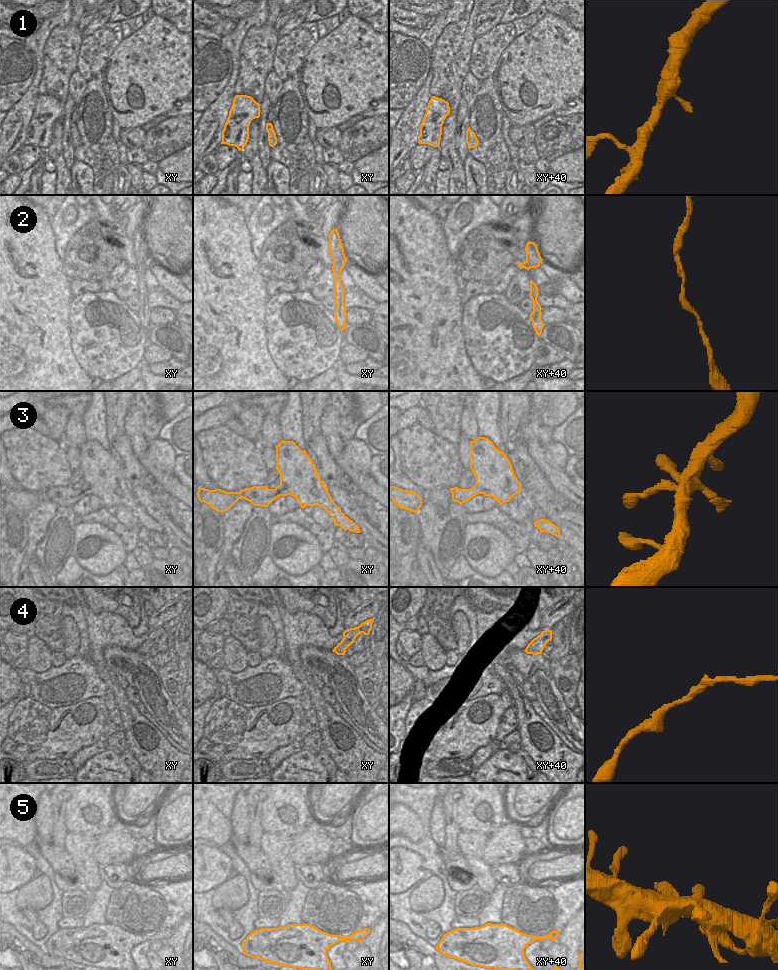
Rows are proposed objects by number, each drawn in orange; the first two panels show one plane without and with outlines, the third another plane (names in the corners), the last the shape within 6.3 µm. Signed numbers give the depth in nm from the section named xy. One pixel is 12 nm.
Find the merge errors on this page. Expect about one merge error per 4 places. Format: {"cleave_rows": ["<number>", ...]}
{"cleave_rows": []}

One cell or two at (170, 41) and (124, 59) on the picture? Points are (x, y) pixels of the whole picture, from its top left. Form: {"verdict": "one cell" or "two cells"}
{"verdict": "one cell"}

